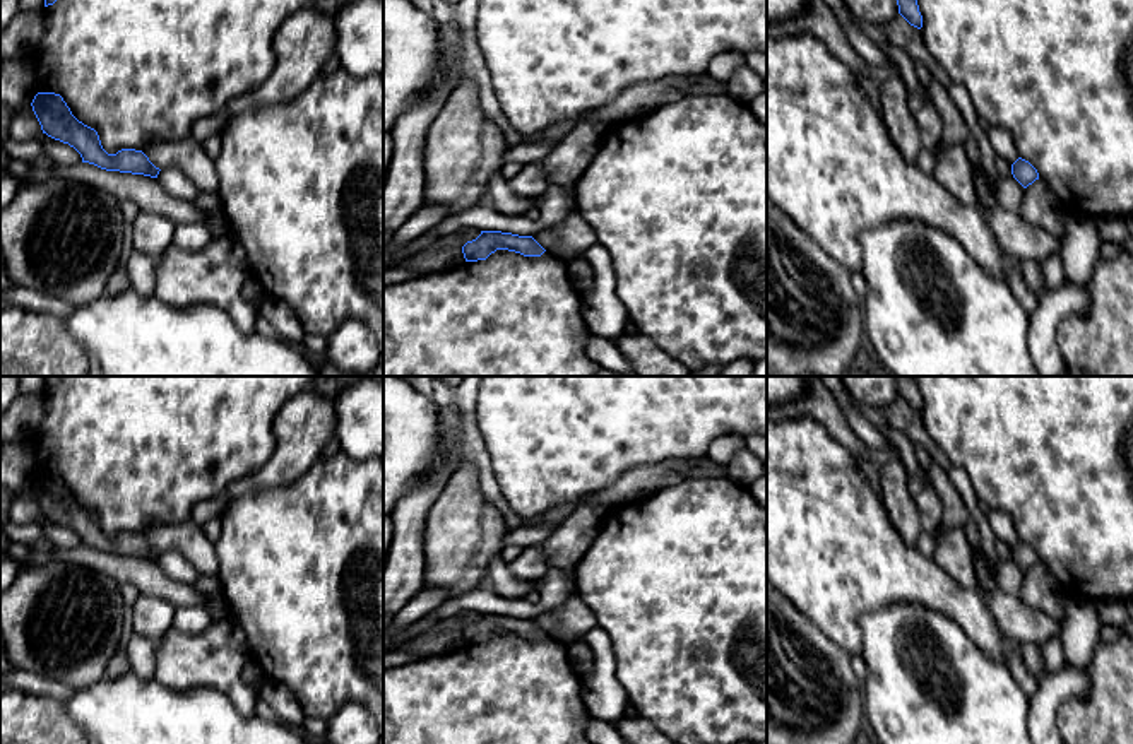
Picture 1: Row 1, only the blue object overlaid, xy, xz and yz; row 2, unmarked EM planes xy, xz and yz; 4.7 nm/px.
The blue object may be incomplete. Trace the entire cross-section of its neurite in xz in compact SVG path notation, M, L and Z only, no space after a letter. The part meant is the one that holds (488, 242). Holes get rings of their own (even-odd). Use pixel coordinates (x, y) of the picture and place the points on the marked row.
M481 231L462 246L466 262L486 260L496 250L508 250L524 257L541 257L546 250L532 236L519 236L501 231Z

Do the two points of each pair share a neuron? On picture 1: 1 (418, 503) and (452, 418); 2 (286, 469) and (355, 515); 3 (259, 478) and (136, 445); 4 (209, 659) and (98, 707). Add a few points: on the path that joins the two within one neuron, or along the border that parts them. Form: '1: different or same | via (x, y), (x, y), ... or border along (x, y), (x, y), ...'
1: same | via (435, 483), (450, 459), (450, 438)
2: different | border along (319, 457), (291, 481), (259, 490)
3: different | border along (276, 445), (257, 469), (235, 479), (223, 491)
4: different | border along (154, 678), (175, 690), (199, 688)

